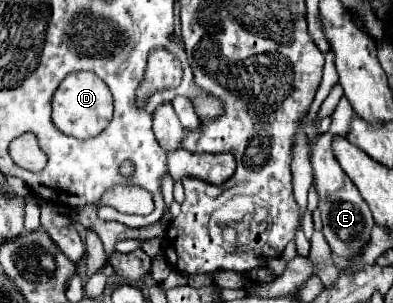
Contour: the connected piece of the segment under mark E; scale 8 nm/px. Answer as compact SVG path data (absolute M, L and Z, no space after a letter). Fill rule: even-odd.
M340 99L334 115L332 115L332 127L328 133L320 135L316 139L316 143L312 145L312 157L310 157L310 163L312 163L312 169L314 169L314 187L320 195L320 215L322 215L322 223L324 223L324 237L330 245L330 249L342 257L342 259L352 259L360 253L362 245L368 241L370 237L370 229L374 225L374 219L372 219L372 213L366 205L366 201L360 197L356 185L350 181L350 177L342 171L342 167L338 165L338 161L334 161L334 155L332 155L332 147L330 147L330 141L334 135L346 135L348 133L348 123L354 115L354 109L350 109L350 101L346 99Z

